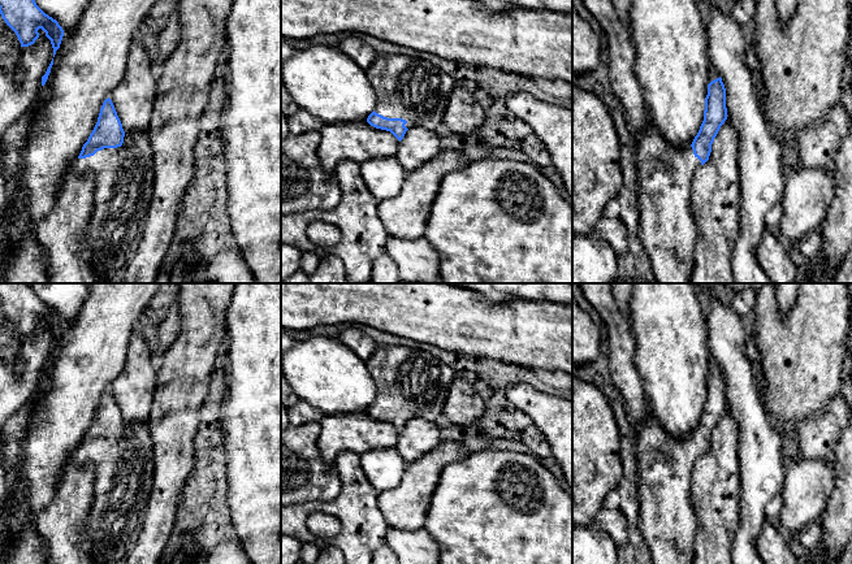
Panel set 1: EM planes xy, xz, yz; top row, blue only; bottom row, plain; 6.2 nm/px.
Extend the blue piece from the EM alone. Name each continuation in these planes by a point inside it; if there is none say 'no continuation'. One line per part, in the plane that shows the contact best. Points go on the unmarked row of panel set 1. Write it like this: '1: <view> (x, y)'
1: xy (122, 468)

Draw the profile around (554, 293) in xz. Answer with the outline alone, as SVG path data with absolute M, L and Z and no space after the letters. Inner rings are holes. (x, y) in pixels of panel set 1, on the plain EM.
M451 283L458 287L475 290L492 301L507 300L546 300L550 303L572 304L572 283Z

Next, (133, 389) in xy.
M133 334L124 370L109 386L125 425L148 422L156 376L157 363L146 338Z

